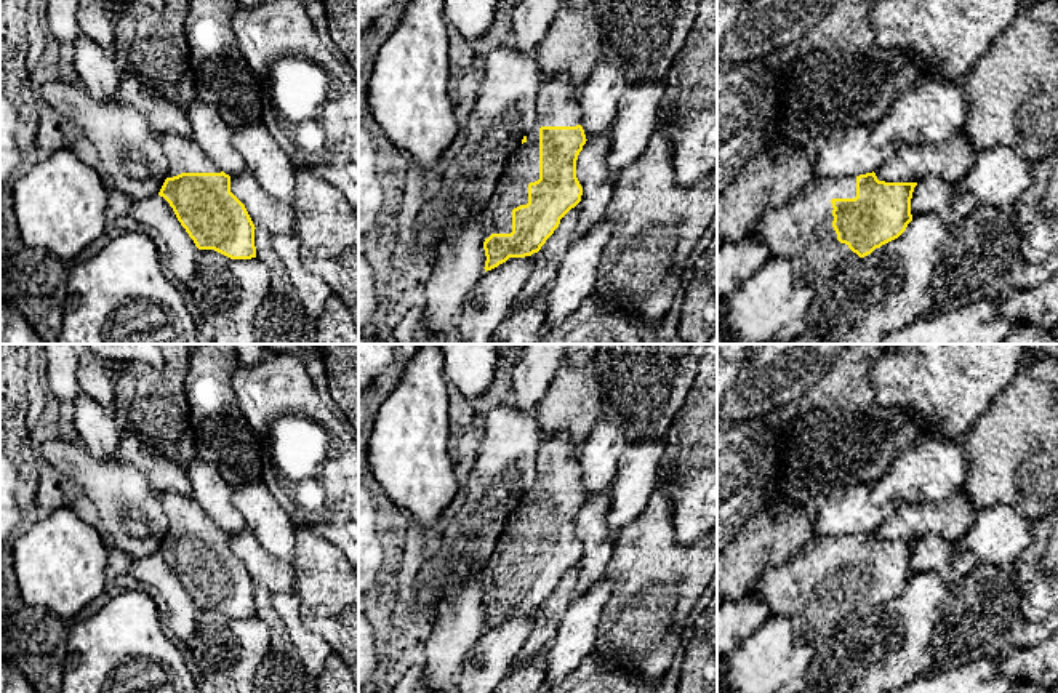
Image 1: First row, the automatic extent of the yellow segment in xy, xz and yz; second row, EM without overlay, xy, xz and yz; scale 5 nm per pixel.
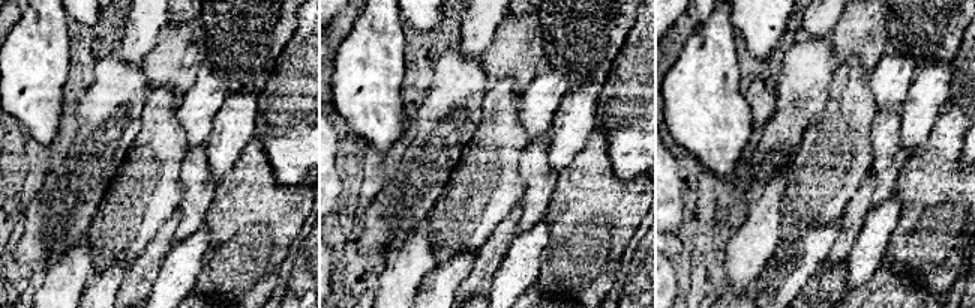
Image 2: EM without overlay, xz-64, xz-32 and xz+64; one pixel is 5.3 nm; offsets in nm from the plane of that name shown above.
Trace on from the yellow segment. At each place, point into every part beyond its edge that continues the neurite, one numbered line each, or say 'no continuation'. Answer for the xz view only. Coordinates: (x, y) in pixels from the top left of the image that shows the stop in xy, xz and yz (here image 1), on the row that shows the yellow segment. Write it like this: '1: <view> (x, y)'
1: xz (557, 104)

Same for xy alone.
1: xy (183, 156)

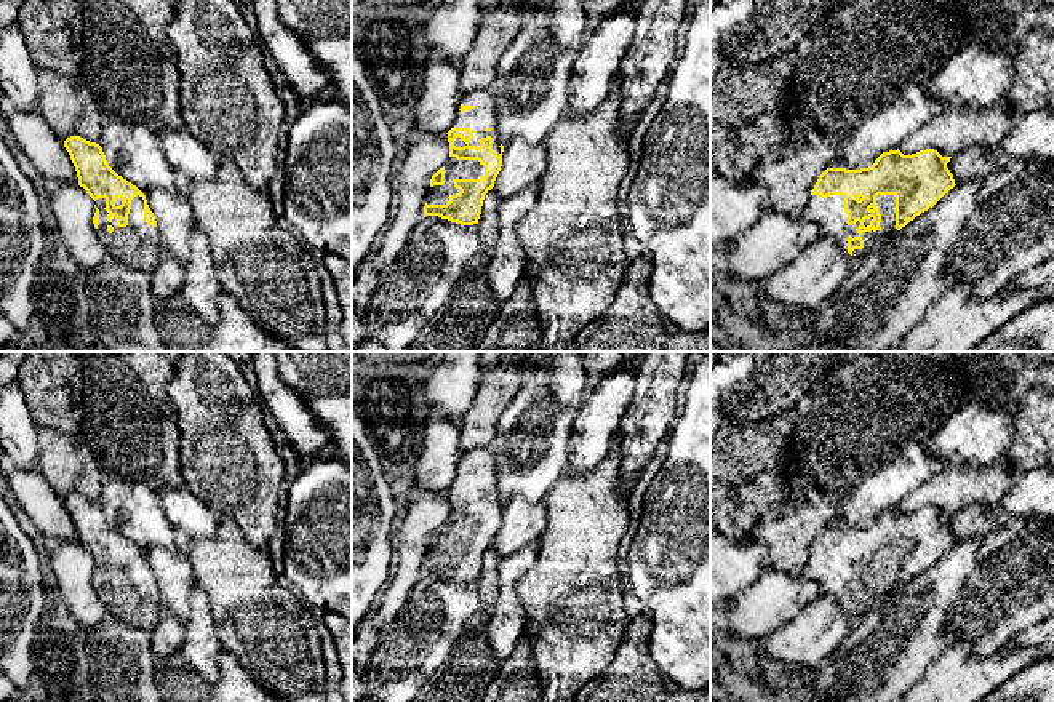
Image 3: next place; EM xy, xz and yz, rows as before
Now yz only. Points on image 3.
1: yz (829, 215)

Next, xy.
1: xy (138, 245)

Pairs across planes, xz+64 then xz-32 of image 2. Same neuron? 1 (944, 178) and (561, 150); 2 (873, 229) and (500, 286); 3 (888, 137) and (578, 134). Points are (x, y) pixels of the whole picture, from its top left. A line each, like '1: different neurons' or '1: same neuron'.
1: different neurons
2: same neuron
3: different neurons

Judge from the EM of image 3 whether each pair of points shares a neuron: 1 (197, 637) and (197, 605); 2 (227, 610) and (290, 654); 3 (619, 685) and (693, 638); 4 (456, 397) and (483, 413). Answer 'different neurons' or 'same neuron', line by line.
1: same neuron
2: same neuron
3: different neurons
4: different neurons

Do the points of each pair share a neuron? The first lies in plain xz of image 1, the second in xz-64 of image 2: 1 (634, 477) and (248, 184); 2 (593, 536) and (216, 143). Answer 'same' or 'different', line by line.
1: different
2: different

